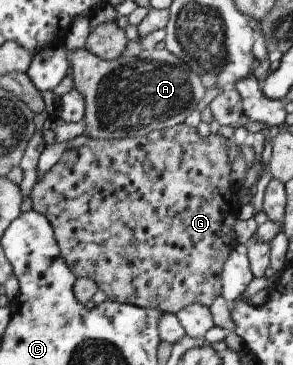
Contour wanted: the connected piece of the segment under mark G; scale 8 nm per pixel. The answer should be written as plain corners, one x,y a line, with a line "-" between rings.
186,123
173,128
155,130
143,137
126,137
114,140
92,138
88,144
64,152
57,163
39,178
30,193
32,209
43,213
53,223
63,258
69,263
77,277
94,278
108,299
143,308
159,309
164,314
166,312
177,314
194,303
210,307
218,297
223,295
222,274
225,270
224,266
238,247
238,241
234,238
234,225
238,223
242,204
239,187
230,181
232,162
230,162
230,155
228,155
228,141
229,139
222,137
220,133
212,133
207,137
202,137
196,127
191,127

